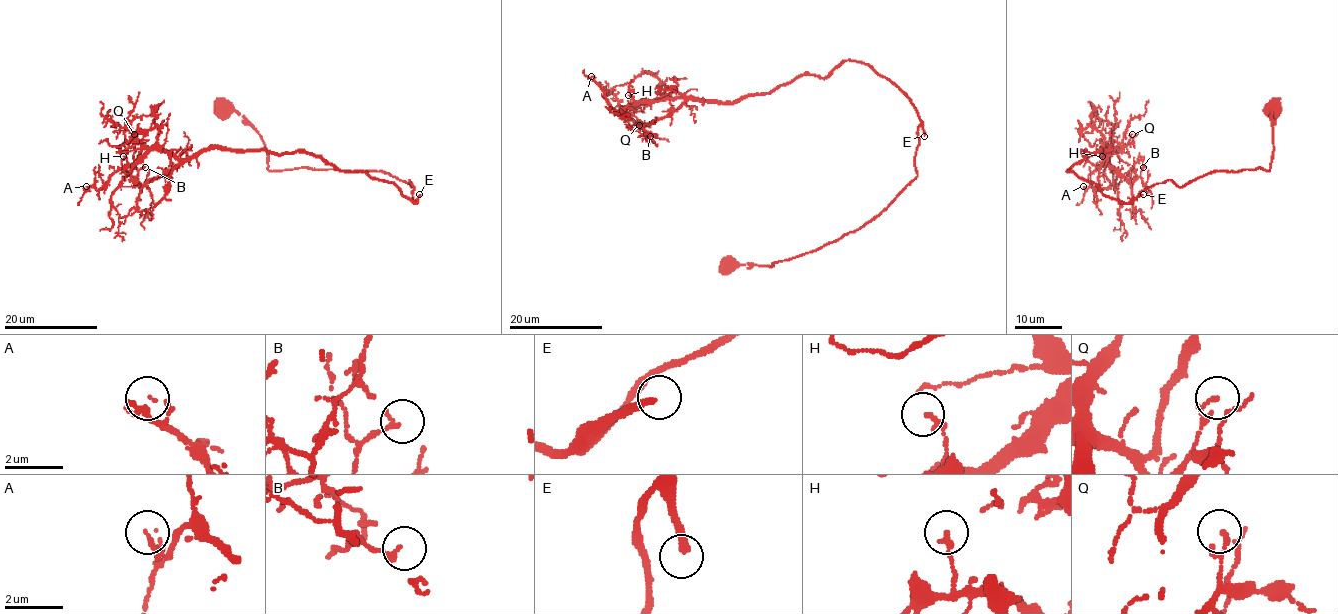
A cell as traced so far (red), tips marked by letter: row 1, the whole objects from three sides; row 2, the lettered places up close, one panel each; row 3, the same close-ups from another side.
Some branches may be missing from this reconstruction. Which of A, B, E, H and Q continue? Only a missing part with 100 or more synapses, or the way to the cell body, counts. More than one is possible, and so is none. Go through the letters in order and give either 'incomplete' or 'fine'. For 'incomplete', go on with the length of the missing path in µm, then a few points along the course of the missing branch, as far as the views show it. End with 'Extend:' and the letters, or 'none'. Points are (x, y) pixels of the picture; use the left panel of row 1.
A: fine
B: fine
E: incomplete | 120 µm | (419, 194), (437, 256), (422, 231), (432, 260), (418, 277), (385, 285), (350, 264)
H: fine
Q: fine
Extend: E

